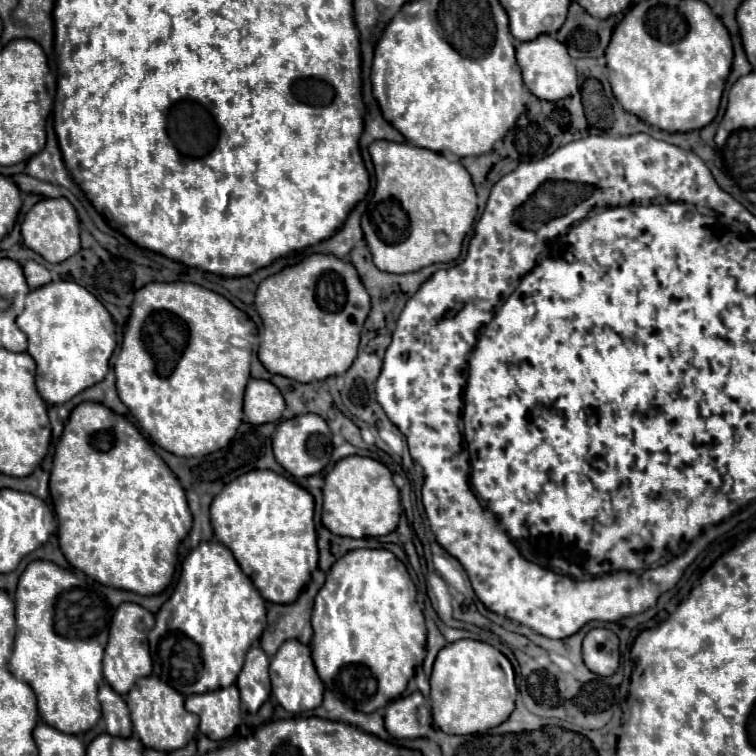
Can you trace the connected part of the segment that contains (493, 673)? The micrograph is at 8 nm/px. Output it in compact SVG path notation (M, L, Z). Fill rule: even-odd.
M461 639L455 641L447 647L443 647L435 659L430 683L430 702L431 711L433 711L433 721L435 725L449 735L467 735L491 729L493 725L501 725L511 711L515 709L515 697L507 689L507 675L501 667L499 661L499 651L493 649L491 645L475 639Z

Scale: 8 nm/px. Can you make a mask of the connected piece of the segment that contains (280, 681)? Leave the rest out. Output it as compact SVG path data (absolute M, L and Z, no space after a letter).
M285 641L277 655L270 660L270 681L271 695L278 705L281 705L289 713L303 713L311 711L321 705L323 701L323 685L321 679L317 677L313 659L311 659L311 649L299 641Z

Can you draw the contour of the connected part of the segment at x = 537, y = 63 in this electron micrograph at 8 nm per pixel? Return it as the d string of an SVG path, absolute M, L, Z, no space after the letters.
M539 35L533 41L521 43L517 47L517 63L521 67L523 83L533 95L545 101L559 101L561 97L571 97L573 93L577 93L579 83L573 59L569 57L565 45L561 45L553 35Z

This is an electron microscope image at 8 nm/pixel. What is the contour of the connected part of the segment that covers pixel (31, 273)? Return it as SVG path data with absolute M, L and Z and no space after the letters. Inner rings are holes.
M25 261L23 263L23 273L25 273L29 289L37 289L37 287L53 281L53 275L43 265L39 265L37 261Z

